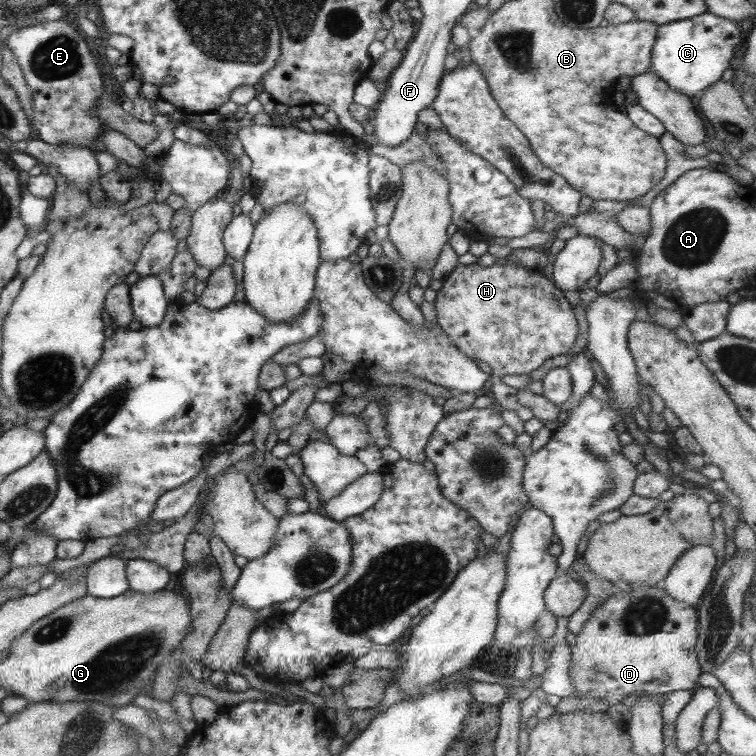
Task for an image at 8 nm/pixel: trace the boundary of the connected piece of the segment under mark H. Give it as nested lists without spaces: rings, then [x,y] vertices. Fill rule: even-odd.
[[[457,262],[453,270],[442,280],[434,299],[437,325],[445,332],[451,344],[469,358],[481,360],[491,368],[491,379],[505,374],[529,374],[545,360],[565,354],[577,336],[577,322],[571,304],[554,283],[543,276],[540,270],[530,270],[516,263],[480,266],[476,262],[463,266]]]

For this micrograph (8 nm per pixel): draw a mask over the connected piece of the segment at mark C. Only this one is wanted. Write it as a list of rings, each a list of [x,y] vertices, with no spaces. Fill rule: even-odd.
[[[707,10],[685,20],[661,24],[656,28],[649,72],[655,73],[669,88],[691,98],[693,94],[720,80],[721,74],[729,66],[729,60],[743,42],[744,37],[735,22],[715,16]]]

